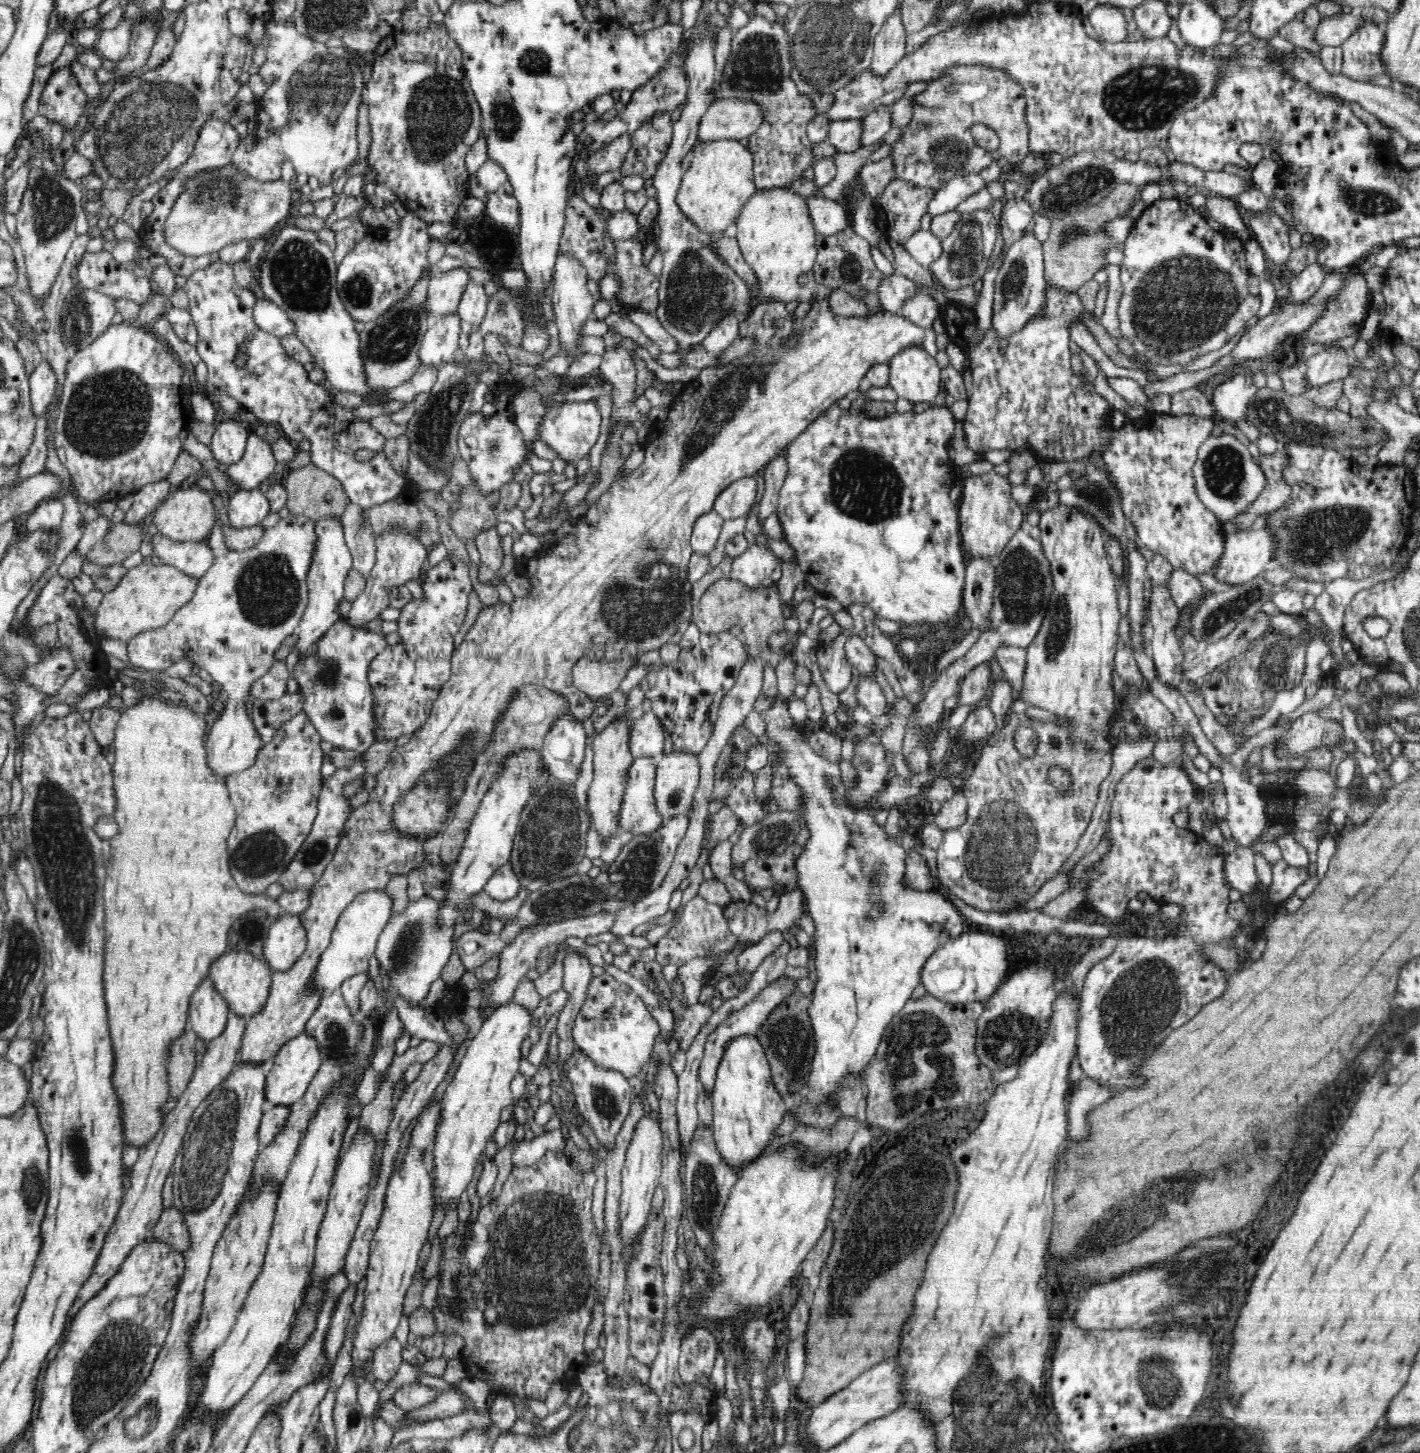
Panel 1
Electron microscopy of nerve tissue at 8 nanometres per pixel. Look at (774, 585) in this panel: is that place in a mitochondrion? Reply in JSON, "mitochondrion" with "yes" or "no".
{"mitochondrion":"no"}

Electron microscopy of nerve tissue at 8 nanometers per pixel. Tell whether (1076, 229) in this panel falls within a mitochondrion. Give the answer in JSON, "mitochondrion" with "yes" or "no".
{"mitochondrion":"yes"}

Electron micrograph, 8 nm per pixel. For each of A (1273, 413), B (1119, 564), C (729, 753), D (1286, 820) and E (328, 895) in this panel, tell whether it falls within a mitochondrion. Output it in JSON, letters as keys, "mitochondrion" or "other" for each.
{"A":"mitochondrion","B":"other","C":"other","D":"other","E":"other"}

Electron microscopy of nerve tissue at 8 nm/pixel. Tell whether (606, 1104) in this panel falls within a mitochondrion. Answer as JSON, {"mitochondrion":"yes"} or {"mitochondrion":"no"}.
{"mitochondrion":"yes"}

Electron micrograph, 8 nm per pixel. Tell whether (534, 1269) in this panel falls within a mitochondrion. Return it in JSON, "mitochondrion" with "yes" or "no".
{"mitochondrion":"yes"}

